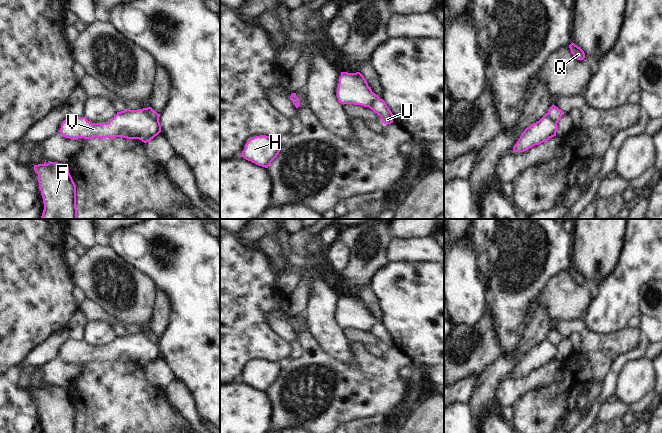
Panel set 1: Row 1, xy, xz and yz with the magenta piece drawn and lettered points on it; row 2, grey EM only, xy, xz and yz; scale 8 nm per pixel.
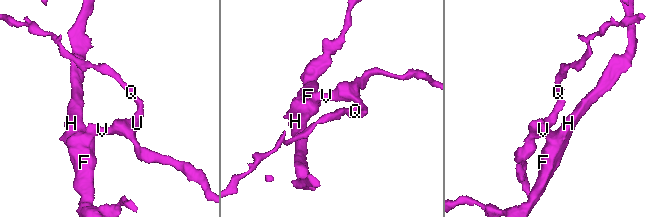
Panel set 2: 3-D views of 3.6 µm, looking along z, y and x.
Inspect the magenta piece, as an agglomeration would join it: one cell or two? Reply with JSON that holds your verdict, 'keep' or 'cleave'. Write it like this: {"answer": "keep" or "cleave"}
{"answer": "cleave"}

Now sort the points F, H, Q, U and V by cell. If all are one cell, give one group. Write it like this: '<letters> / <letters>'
F H V / Q U

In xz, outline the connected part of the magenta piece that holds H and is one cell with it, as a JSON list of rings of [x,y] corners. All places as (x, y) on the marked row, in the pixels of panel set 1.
[[[266,135],[253,137],[245,144],[241,157],[256,165],[268,168],[271,162],[279,154],[281,142],[282,139]]]

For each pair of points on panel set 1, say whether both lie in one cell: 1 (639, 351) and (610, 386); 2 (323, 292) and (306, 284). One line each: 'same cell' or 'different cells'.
1: same cell
2: different cells

